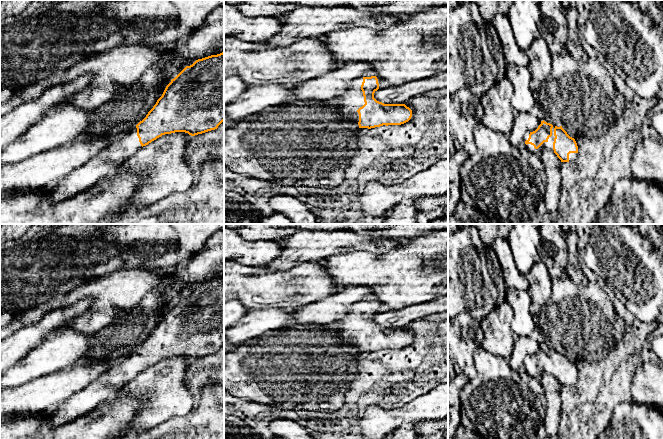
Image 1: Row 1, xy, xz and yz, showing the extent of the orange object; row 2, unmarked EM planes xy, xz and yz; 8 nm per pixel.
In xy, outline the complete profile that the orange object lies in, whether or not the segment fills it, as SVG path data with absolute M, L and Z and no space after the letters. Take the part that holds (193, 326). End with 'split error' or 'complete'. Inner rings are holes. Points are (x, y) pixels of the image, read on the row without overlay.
M224 276L196 284L186 290L166 310L146 341L128 355L117 358L108 369L62 402L53 411L46 413L46 424L56 428L88 414L93 409L115 399L116 395L143 370L165 358L185 356L191 360L215 354L224 345Z; split error

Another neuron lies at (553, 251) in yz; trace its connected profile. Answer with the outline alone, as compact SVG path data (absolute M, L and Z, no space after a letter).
M541 224L540 260L543 261L552 279L566 272L568 262L565 232L561 224Z

